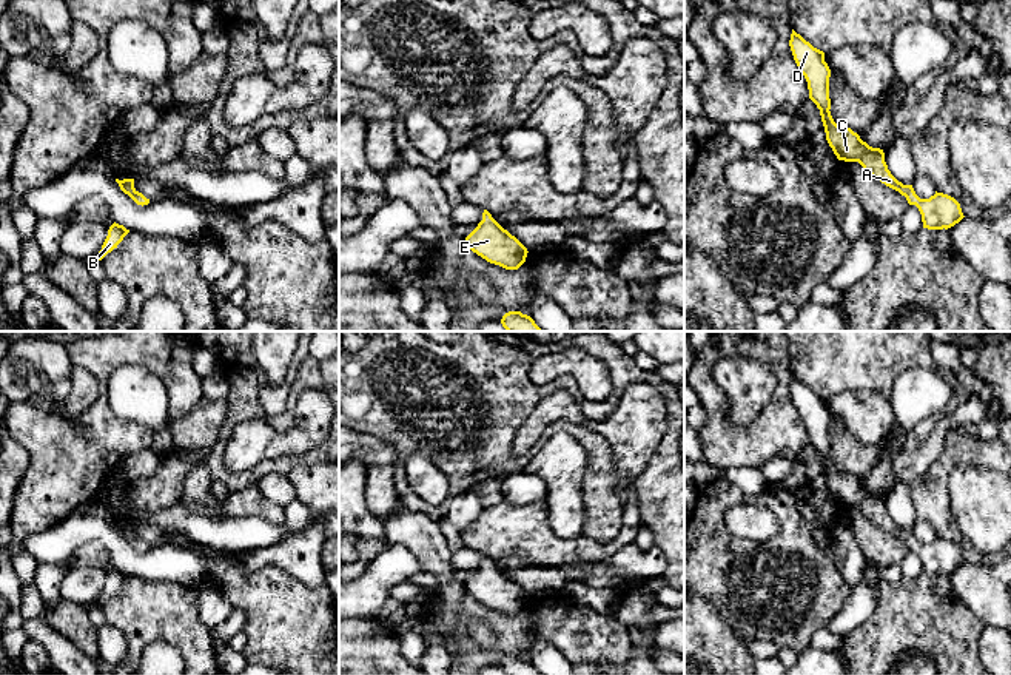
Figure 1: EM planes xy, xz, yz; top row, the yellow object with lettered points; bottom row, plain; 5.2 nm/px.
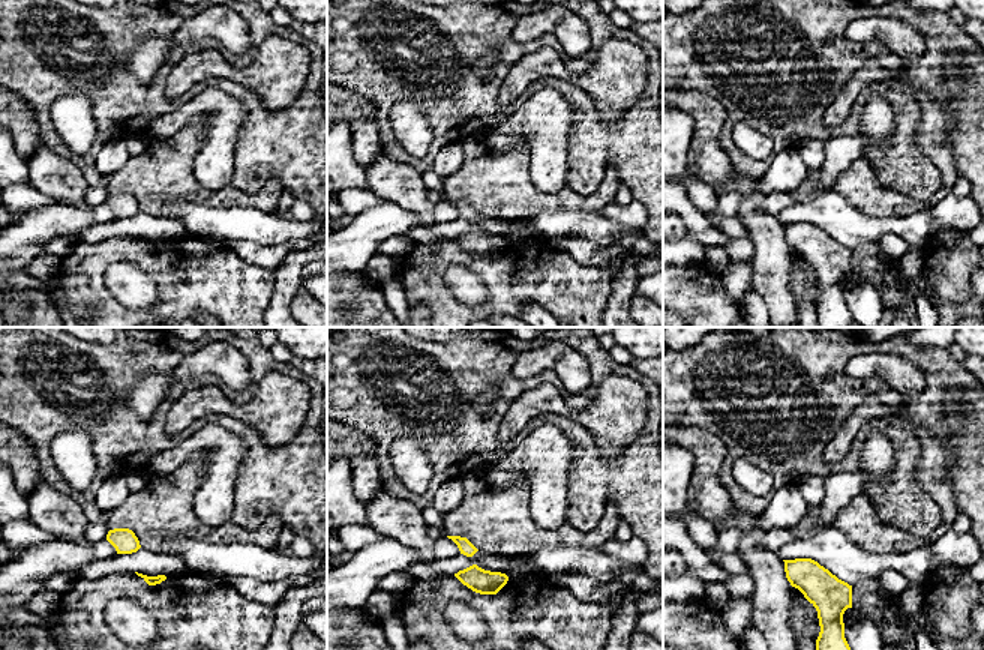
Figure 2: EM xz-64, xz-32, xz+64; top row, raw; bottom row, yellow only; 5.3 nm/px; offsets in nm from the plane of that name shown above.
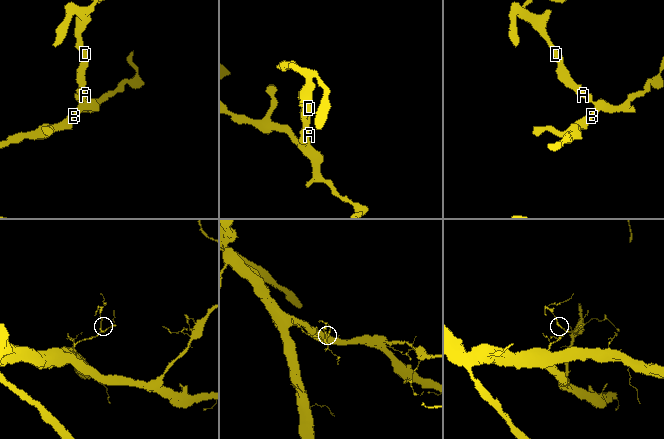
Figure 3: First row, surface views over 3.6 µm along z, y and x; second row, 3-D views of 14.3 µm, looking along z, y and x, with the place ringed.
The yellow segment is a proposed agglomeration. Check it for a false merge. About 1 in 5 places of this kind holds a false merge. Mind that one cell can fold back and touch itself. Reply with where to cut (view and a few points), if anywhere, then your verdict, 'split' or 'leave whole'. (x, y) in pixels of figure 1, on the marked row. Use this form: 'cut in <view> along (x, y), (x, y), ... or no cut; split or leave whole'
no cut; leave whole

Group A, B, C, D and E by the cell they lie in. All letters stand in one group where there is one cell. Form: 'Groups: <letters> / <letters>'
Groups: A B C D E

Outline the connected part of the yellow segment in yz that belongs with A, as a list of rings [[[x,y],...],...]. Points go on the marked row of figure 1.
[[[794,29],[789,46],[800,72],[808,82],[809,99],[820,109],[826,140],[837,159],[845,162],[858,162],[874,179],[905,196],[909,205],[915,205],[919,208],[923,228],[948,230],[959,223],[965,216],[960,203],[954,197],[935,191],[935,194],[929,199],[920,199],[912,185],[903,185],[891,174],[885,162],[883,149],[869,146],[851,128],[834,122],[829,111],[831,69],[825,62],[825,52],[814,48]]]

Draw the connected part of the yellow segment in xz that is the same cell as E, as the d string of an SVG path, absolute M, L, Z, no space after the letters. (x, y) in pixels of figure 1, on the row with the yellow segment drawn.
M487 210L478 227L465 237L465 245L487 262L506 270L518 270L529 253Z

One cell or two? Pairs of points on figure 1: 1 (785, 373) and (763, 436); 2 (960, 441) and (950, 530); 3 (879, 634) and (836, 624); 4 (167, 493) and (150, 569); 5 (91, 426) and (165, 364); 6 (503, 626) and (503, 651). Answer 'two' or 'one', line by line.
1: one
2: one
3: two
4: two
5: one
6: one

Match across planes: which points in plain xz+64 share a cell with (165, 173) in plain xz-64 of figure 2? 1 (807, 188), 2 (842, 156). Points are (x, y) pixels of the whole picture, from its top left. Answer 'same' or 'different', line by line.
1: same
2: different

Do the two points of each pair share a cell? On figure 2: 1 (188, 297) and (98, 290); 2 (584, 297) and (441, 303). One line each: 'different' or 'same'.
1: same
2: same

